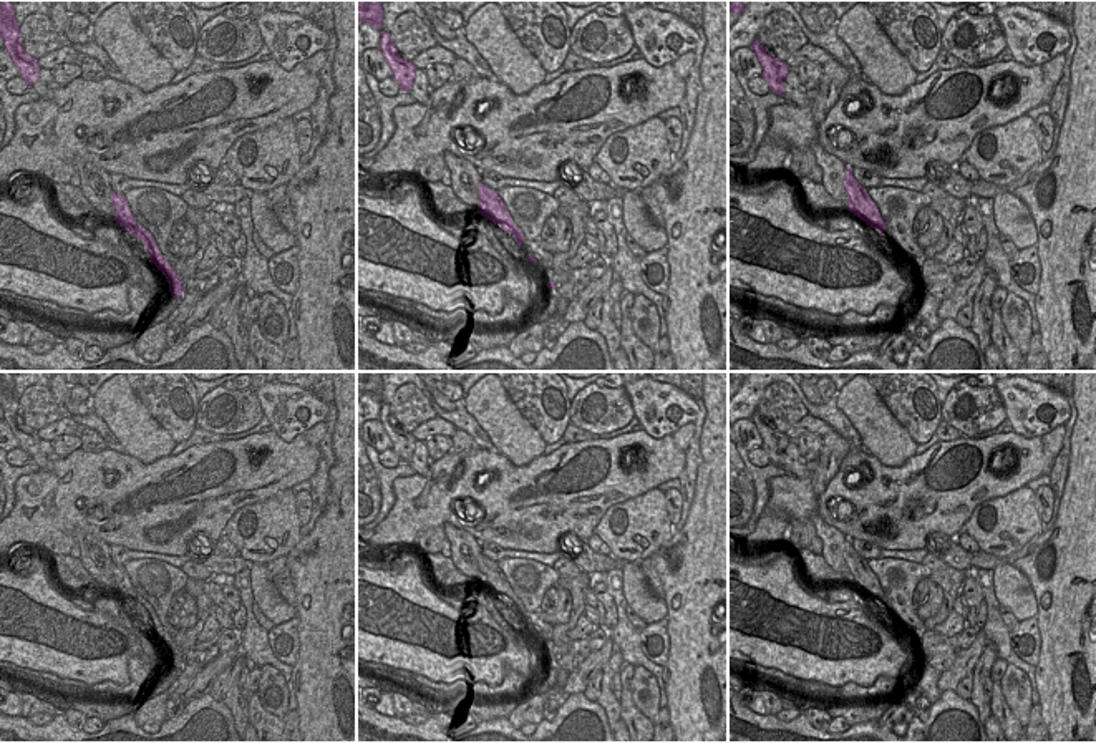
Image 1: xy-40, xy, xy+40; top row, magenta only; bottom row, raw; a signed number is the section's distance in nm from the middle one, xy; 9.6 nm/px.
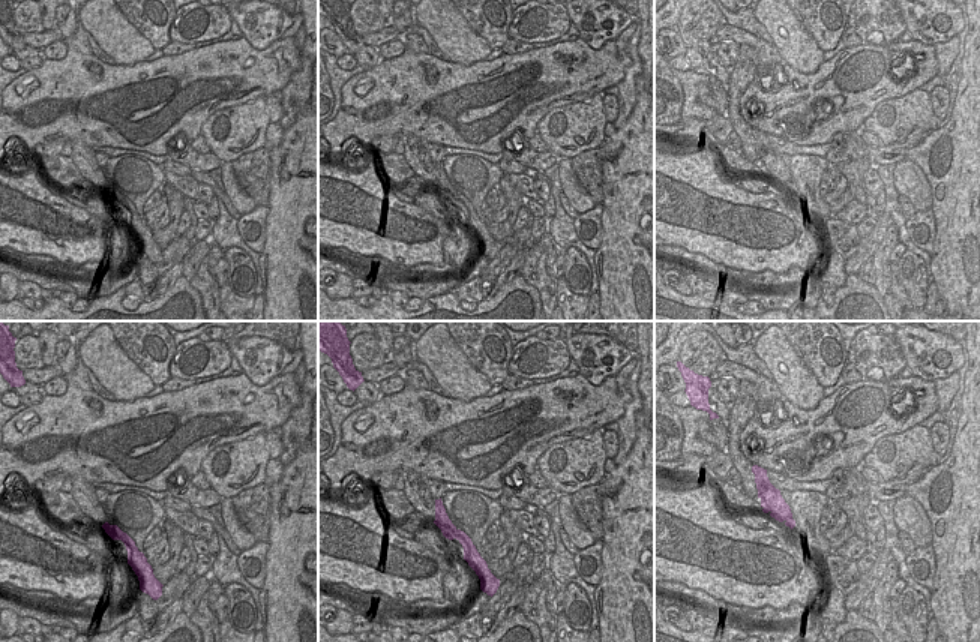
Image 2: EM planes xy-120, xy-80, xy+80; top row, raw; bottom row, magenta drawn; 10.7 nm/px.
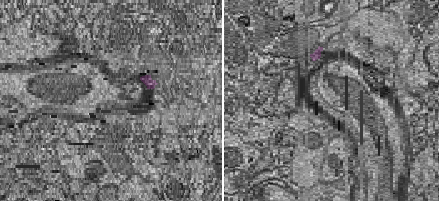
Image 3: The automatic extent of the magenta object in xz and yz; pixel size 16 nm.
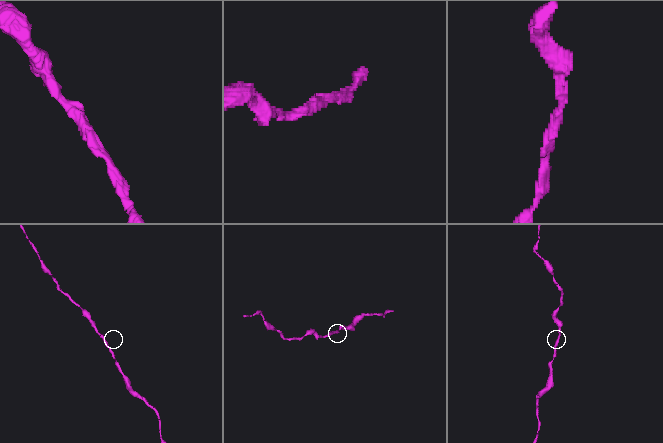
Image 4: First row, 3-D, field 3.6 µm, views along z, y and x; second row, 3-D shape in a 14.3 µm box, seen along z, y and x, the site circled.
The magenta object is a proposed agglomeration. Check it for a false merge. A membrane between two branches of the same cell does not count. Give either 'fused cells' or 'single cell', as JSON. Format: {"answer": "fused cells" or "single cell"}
{"answer": "single cell"}

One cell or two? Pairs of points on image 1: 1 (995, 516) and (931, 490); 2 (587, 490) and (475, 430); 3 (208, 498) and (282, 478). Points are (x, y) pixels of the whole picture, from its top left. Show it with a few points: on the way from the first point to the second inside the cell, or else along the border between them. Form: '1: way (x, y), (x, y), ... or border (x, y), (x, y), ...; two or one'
1: border (1012, 493), (982, 501), (960, 531); two
2: border (480, 446), (493, 451); two
3: way (226, 481), (264, 480); one

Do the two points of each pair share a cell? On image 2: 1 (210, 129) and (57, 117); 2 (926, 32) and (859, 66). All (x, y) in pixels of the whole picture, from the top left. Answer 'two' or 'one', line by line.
1: two
2: two

